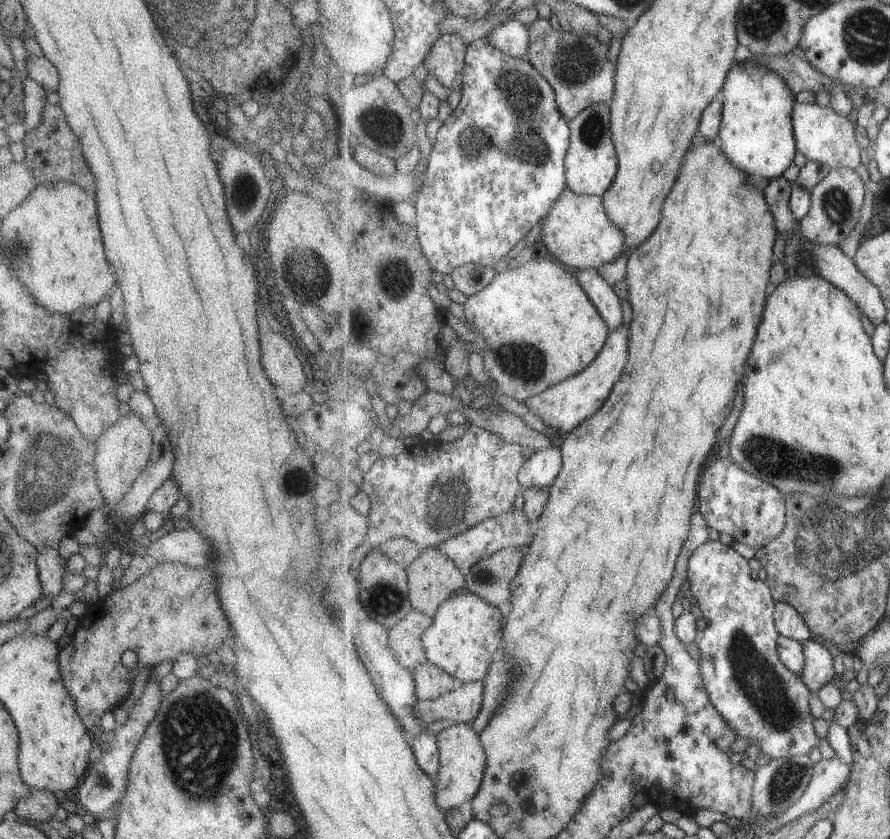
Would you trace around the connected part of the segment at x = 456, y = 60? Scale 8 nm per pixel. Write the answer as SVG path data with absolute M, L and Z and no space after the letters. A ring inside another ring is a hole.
M441 35L432 46L424 66L429 74L434 75L445 90L461 91L464 84L468 44L461 36Z

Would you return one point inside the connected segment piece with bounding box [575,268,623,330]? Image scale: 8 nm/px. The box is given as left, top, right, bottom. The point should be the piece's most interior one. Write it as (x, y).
(605, 297)

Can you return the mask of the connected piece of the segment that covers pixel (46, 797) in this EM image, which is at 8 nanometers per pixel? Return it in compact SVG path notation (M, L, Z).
M30 788L25 798L15 802L12 811L21 820L35 820L40 823L51 820L57 805L52 792Z

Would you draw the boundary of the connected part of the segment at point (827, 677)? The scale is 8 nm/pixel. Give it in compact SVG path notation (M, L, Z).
M812 640L804 641L806 663L801 673L810 690L815 693L835 678L835 658L833 654Z

